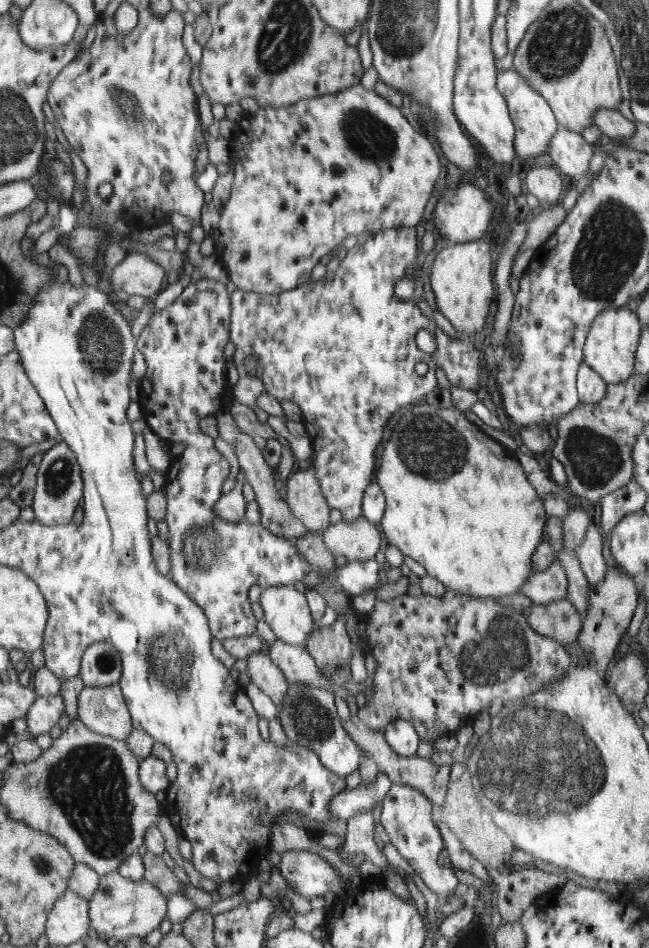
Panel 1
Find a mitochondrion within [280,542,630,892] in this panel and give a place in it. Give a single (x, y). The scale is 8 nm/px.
(547, 765)

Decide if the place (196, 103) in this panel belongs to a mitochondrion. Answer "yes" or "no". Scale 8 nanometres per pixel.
no

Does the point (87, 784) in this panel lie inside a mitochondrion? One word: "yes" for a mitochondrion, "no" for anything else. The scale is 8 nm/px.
yes

